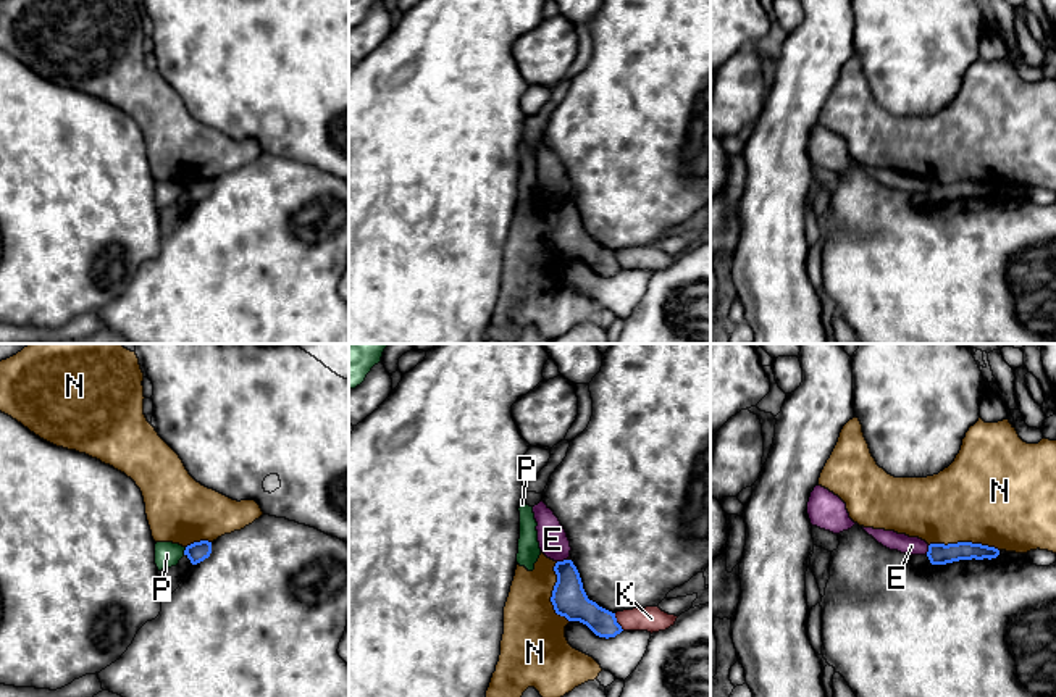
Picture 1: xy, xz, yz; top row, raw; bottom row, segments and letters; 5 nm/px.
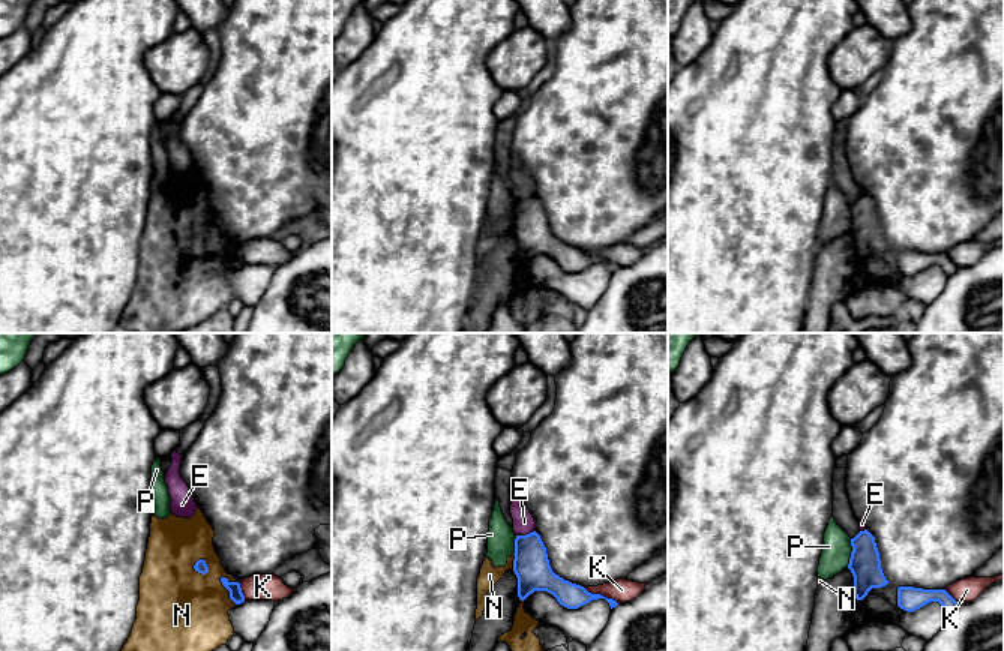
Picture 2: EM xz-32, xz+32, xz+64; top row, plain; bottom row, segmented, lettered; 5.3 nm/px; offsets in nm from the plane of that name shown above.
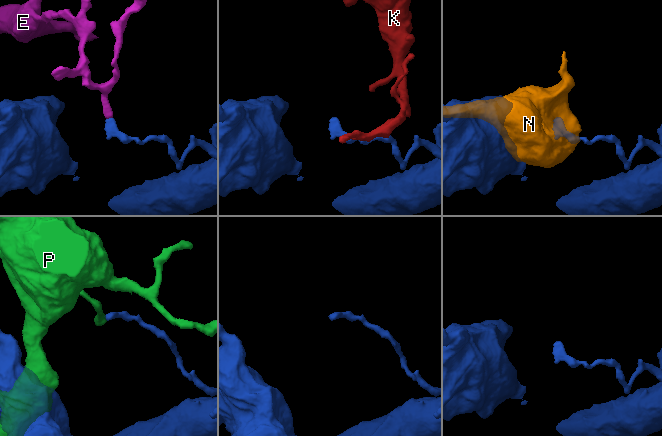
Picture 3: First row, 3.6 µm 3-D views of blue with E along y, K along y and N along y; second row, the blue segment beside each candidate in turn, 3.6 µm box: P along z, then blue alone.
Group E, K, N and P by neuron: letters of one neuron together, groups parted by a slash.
E / K / N / P

